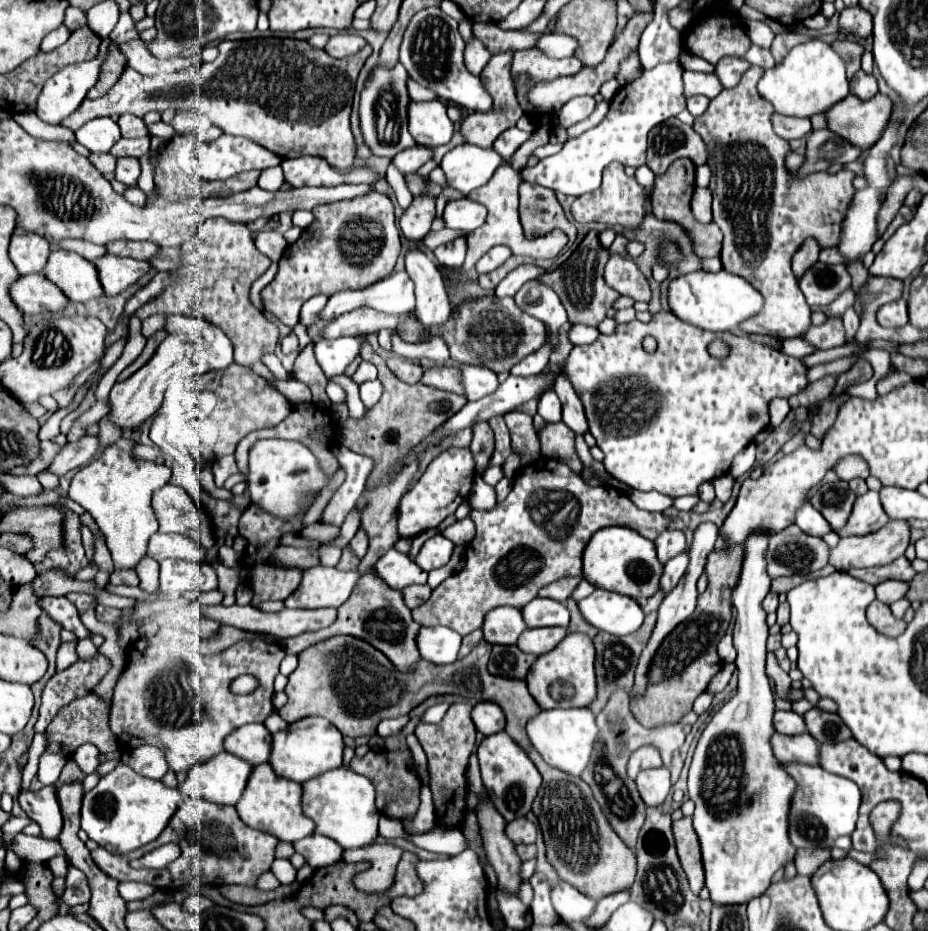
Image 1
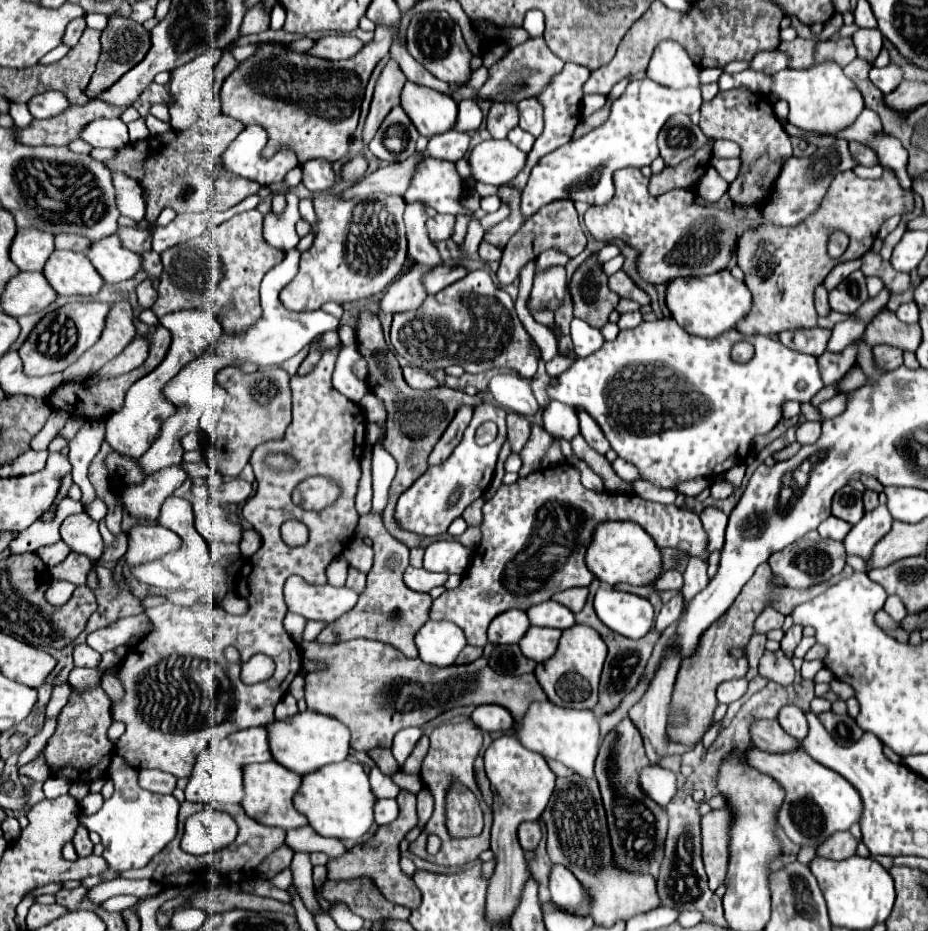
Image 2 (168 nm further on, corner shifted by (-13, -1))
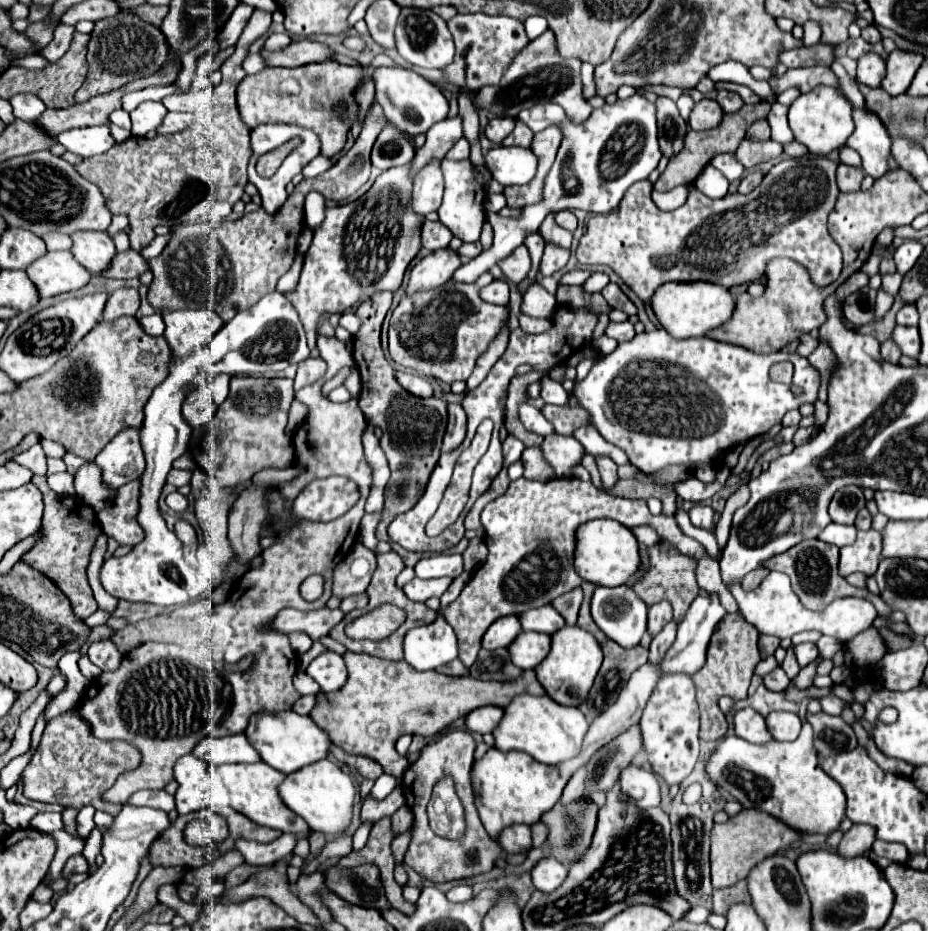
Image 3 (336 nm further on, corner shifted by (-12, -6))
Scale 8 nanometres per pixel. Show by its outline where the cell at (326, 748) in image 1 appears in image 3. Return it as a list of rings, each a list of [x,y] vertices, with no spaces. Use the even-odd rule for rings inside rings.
[[[258,712],[250,716],[246,736],[250,738],[250,744],[254,750],[258,750],[262,762],[268,766],[280,770],[282,774],[296,772],[312,762],[318,762],[326,758],[330,752],[330,738],[328,734],[316,726],[316,722],[310,716],[300,716],[296,712]]]

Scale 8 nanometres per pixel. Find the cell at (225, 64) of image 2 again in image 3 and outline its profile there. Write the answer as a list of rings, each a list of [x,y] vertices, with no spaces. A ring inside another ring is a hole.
[[[254,10],[242,38],[236,44],[236,52],[224,62],[224,66],[220,68],[224,78],[222,84],[218,88],[214,88],[214,120],[212,124],[194,124],[184,132],[178,134],[170,134],[170,136],[162,136],[158,134],[156,138],[138,138],[138,136],[130,136],[124,142],[116,142],[108,152],[100,154],[100,156],[92,156],[82,160],[76,170],[78,174],[82,174],[86,180],[92,180],[100,186],[102,196],[106,200],[106,206],[112,214],[126,214],[128,222],[130,222],[129,242],[132,250],[140,250],[144,246],[148,246],[152,242],[154,236],[154,226],[178,226],[182,222],[182,214],[184,214],[184,222],[192,222],[196,218],[200,218],[202,214],[206,214],[210,210],[210,196],[216,190],[216,216],[226,218],[232,212],[234,202],[238,202],[244,194],[244,184],[248,182],[246,176],[246,168],[248,168],[248,160],[250,160],[250,128],[242,122],[240,114],[238,114],[238,106],[236,106],[236,88],[238,82],[242,82],[242,78],[246,76],[246,72],[242,70],[242,60],[246,58],[248,52],[248,44],[254,42],[258,36],[262,36],[272,22],[272,14],[264,12],[264,10]]]

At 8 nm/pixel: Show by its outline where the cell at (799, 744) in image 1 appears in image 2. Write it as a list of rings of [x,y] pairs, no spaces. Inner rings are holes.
[[[777,719],[755,721],[751,725],[751,739],[757,749],[767,751],[767,753],[791,753],[795,749],[803,749],[801,741],[785,733],[781,725],[777,723]]]

